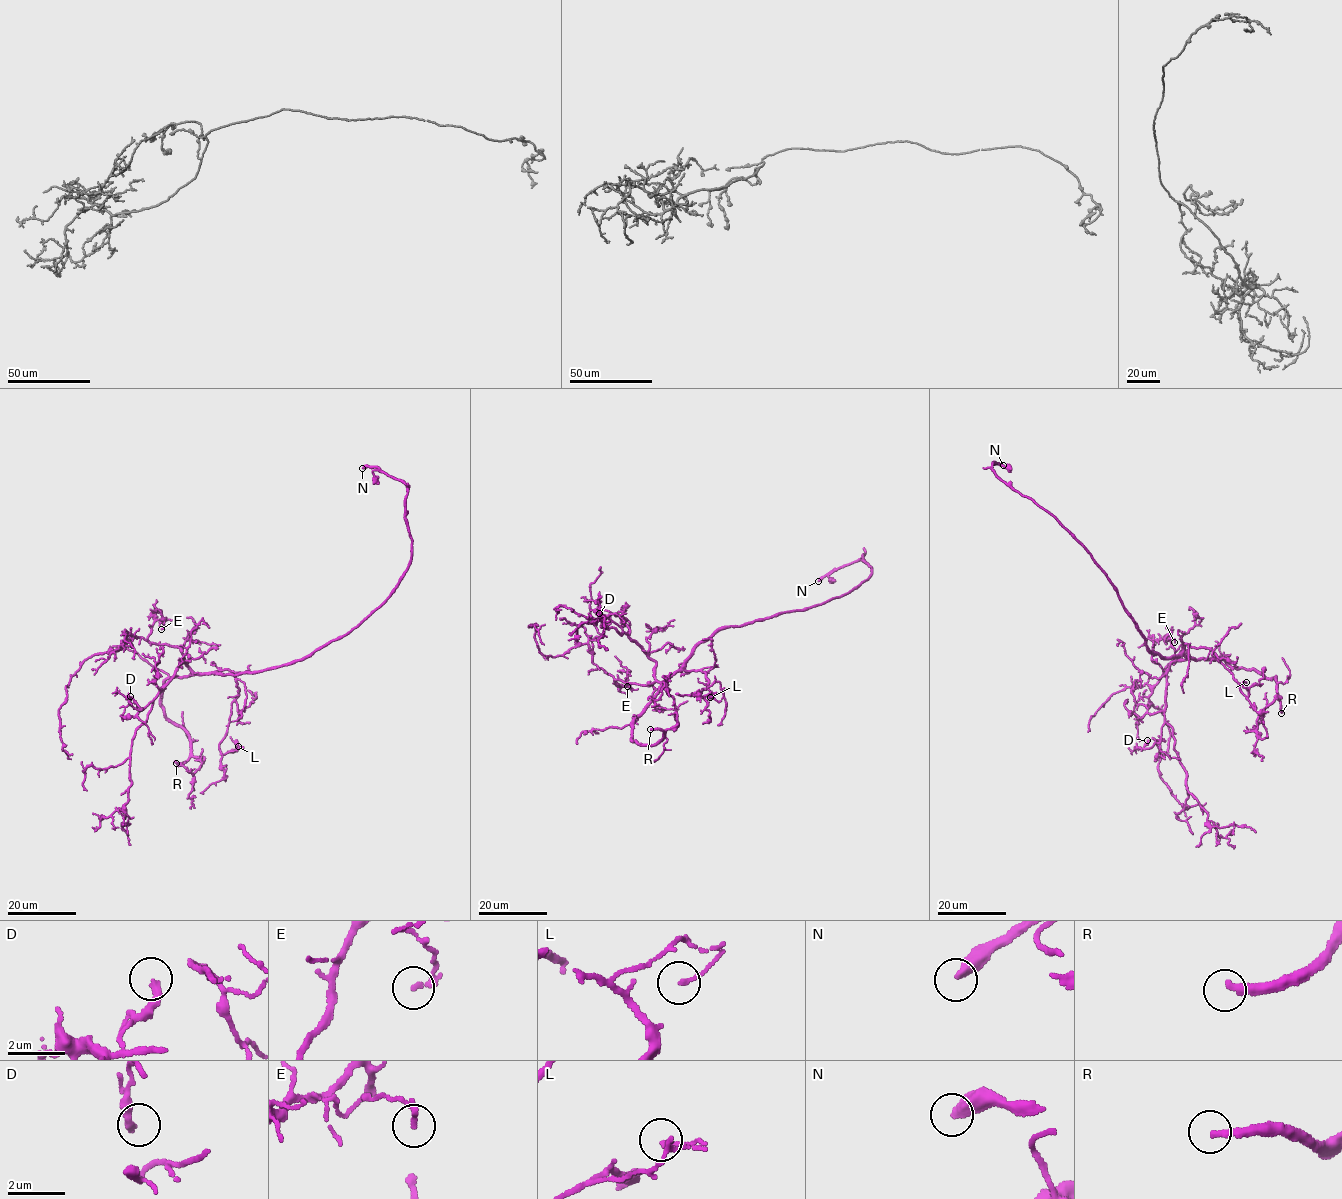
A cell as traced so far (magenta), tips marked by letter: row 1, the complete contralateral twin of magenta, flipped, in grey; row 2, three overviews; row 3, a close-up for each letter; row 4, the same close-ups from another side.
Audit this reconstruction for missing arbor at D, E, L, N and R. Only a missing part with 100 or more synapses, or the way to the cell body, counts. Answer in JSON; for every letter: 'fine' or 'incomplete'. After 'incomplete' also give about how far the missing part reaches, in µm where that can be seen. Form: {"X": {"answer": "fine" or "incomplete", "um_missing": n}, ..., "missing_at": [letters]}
{"D": {"answer": "fine"}, "E": {"answer": "fine"}, "L": {"answer": "fine"}, "N": {"answer": "incomplete", "um_missing": 70}, "R": {"answer": "incomplete", "um_missing": 60}, "missing_at": ["N", "R"]}

